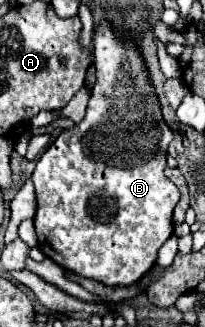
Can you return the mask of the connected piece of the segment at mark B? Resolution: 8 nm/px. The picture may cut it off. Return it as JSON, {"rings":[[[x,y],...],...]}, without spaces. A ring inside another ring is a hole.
{"rings":[[[101,22],[101,26],[95,28],[93,44],[95,44],[95,50],[93,50],[95,62],[93,64],[97,68],[97,82],[91,88],[91,98],[89,98],[87,114],[85,114],[85,118],[73,130],[63,130],[57,136],[57,140],[37,160],[33,176],[31,176],[31,180],[35,184],[35,192],[37,192],[37,214],[35,214],[33,222],[35,222],[35,230],[37,230],[39,248],[41,248],[41,252],[47,258],[51,258],[53,262],[57,262],[59,266],[65,266],[67,270],[73,270],[73,272],[81,274],[85,278],[93,278],[93,280],[97,280],[97,282],[101,282],[105,286],[129,286],[129,284],[135,284],[137,280],[141,280],[141,276],[145,276],[153,268],[153,264],[157,260],[159,248],[173,234],[171,214],[173,214],[173,208],[175,208],[175,204],[179,200],[179,190],[163,174],[165,164],[167,164],[165,156],[167,156],[167,146],[171,142],[171,130],[163,122],[163,116],[161,116],[161,110],[159,110],[159,102],[157,102],[157,96],[155,96],[155,92],[153,92],[153,88],[149,84],[143,60],[141,60],[141,56],[137,56],[135,48],[129,48],[129,40],[123,40],[123,34],[115,32],[107,22]]]}

